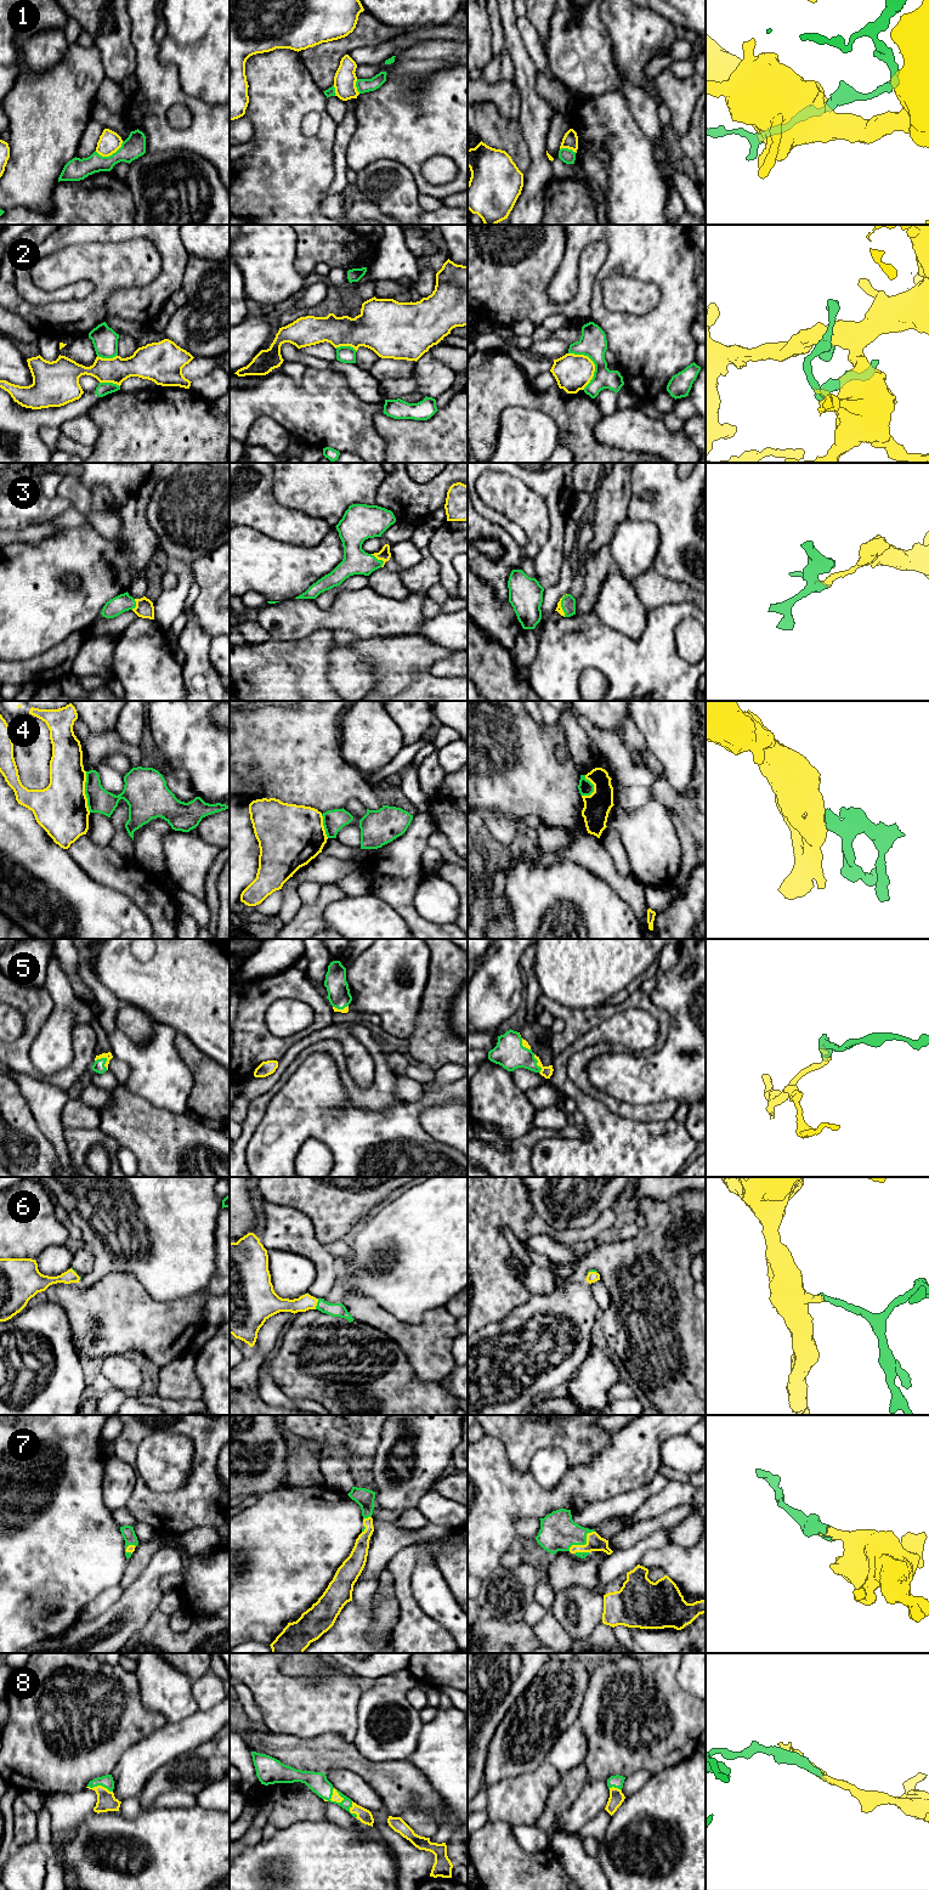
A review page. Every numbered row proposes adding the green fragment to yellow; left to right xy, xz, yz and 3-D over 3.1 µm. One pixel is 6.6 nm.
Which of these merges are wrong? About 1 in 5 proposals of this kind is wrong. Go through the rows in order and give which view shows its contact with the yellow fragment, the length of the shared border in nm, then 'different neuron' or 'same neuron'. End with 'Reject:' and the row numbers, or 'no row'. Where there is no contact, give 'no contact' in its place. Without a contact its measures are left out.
1: contact in xy; length 200 nm; different neuron
2: contact in yz; length 260 nm; different neuron
3: contact in xz; length 120 nm; same neuron
4: contact in xy; length 280 nm; different neuron
5: contact in xy; length 110 nm; same neuron
6: contact in xz; length 80 nm; same neuron
7: contact in yz; length 220 nm; same neuron
8: contact in xz; length 140 nm; same neuron
Reject: 1, 2, 4

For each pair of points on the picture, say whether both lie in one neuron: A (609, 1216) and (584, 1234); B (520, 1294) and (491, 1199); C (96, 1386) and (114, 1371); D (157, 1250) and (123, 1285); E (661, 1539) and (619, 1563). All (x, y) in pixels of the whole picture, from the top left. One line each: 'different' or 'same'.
A: same
B: same
C: different
D: different
E: same

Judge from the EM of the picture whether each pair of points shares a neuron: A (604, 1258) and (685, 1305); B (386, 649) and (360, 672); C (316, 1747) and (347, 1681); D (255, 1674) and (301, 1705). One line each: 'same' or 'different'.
A: same
B: different
C: different
D: same

